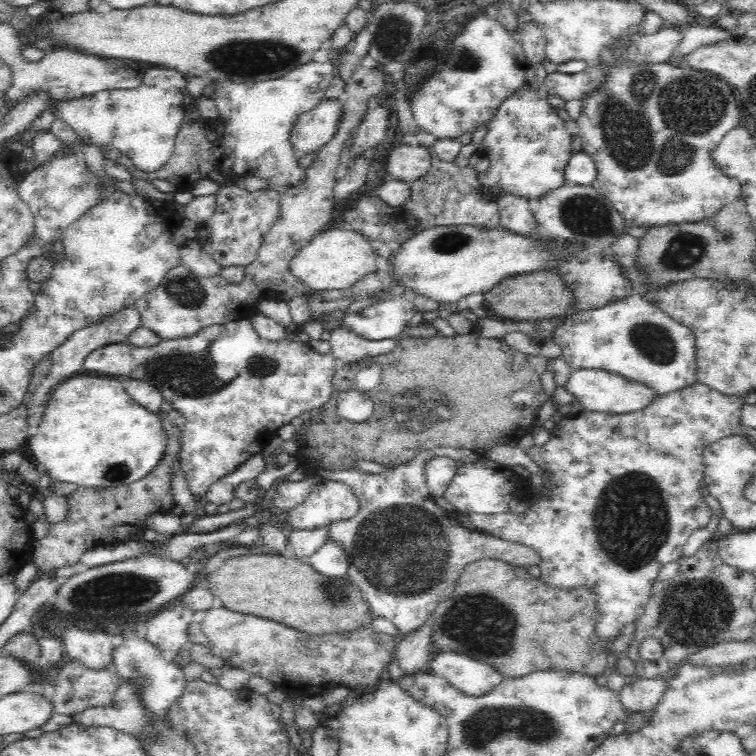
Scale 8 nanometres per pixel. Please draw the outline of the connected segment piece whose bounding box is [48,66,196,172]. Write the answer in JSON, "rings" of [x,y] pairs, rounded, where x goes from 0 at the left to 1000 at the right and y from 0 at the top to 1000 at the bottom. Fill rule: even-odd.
{"rings":[[[201,87],[192,108],[185,111],[183,116],[134,119],[95,132],[67,135],[63,147],[67,148],[70,157],[81,159],[93,169],[93,173],[98,173],[106,184],[114,184],[114,188],[130,194],[135,202],[156,200],[159,204],[169,206],[181,225],[206,228],[228,206],[233,181],[238,176],[246,153],[257,146],[258,132],[259,130],[246,118],[246,99],[243,97],[222,89]]]}

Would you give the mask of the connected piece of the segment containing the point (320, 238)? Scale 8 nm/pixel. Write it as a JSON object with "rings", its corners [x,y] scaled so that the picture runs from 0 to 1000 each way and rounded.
{"rings":[[[437,302],[415,312],[407,323],[389,335],[384,345],[384,361],[407,384],[440,385],[460,381],[487,360],[499,356],[492,323],[466,302]]]}

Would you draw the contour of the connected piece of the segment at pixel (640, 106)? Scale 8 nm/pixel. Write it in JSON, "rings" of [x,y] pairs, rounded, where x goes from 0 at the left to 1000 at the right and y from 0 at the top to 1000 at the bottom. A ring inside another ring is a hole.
{"rings":[[[890,81],[876,82],[873,85],[852,85],[852,87],[810,87],[807,98],[794,119],[788,119],[780,130],[771,134],[769,151],[763,156],[767,172],[767,185],[770,187],[769,202],[774,202],[784,209],[790,218],[791,234],[783,246],[799,259],[817,278],[819,283],[828,290],[828,302],[833,298],[845,298],[852,302],[862,299],[876,299],[876,296],[902,296],[902,294],[929,294],[939,286],[954,280],[963,270],[980,263],[980,243],[974,235],[962,233],[952,220],[943,212],[943,200],[954,190],[954,187],[971,169],[980,167],[980,147],[976,139],[975,126],[971,116],[960,107],[935,95],[922,93],[901,91],[890,85]]]}

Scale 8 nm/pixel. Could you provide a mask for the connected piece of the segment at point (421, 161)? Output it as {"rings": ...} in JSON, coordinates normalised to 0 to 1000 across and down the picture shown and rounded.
{"rings":[[[550,189],[519,196],[513,209],[513,228],[526,239],[542,242],[562,233],[570,222],[573,201]]]}

